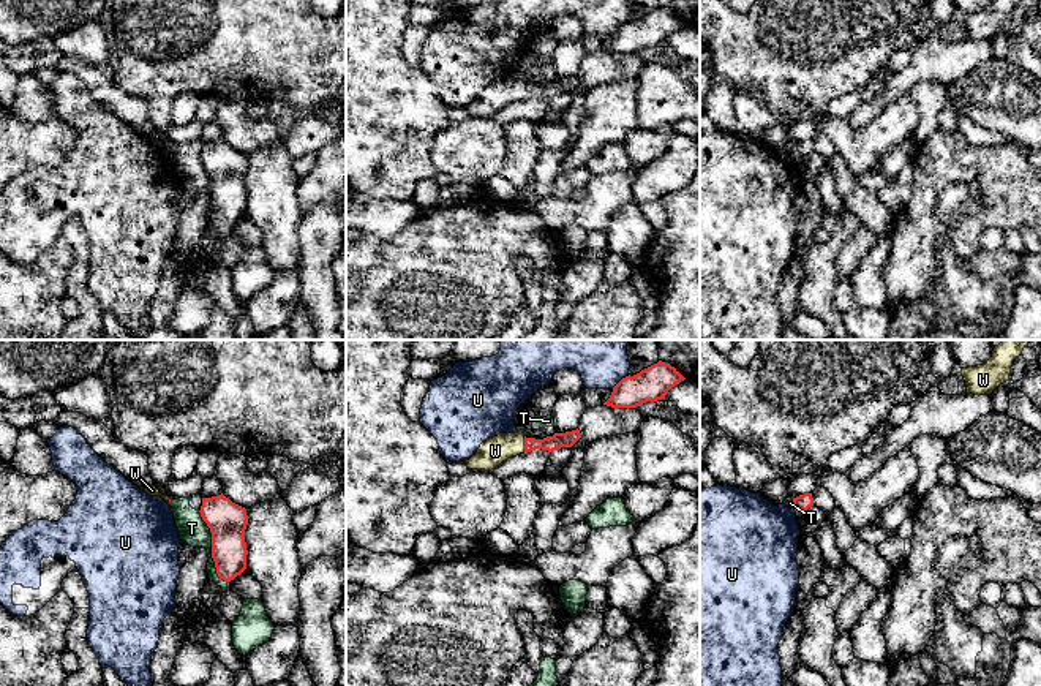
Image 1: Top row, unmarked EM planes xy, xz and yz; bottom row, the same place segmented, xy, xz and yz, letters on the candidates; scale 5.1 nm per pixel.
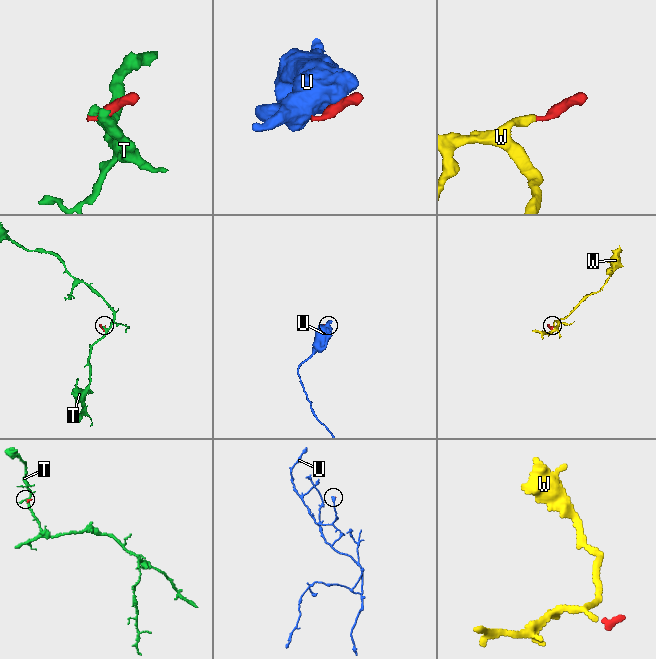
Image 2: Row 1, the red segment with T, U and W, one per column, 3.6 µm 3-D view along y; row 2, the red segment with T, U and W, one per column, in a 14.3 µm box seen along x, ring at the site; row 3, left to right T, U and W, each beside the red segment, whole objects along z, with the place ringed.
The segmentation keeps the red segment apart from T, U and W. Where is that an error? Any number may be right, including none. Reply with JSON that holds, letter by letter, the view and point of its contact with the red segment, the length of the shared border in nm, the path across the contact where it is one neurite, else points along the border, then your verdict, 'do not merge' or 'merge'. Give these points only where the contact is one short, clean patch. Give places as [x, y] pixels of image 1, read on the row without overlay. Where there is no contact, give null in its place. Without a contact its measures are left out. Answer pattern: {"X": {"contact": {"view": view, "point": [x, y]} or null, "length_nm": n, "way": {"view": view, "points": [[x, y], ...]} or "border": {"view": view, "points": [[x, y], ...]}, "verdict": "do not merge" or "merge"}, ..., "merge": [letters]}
{"T": {"contact": {"view": "xy", "point": [212, 193]}, "length_nm": 400, "verdict": "do not merge"}, "U": {"contact": {"view": "xz", "point": [621, 26]}, "length_nm": 120, "verdict": "do not merge"}, "W": {"contact": {"view": "xz", "point": [525, 90]}, "length_nm": 80, "way": {"view": "xz", "points": [[569, 84], [545, 90], [525, 90], [506, 90], [495, 97]]}, "verdict": "merge"}, "merge": ["W"]}

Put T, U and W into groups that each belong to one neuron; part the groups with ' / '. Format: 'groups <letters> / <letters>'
groups T / U / W

